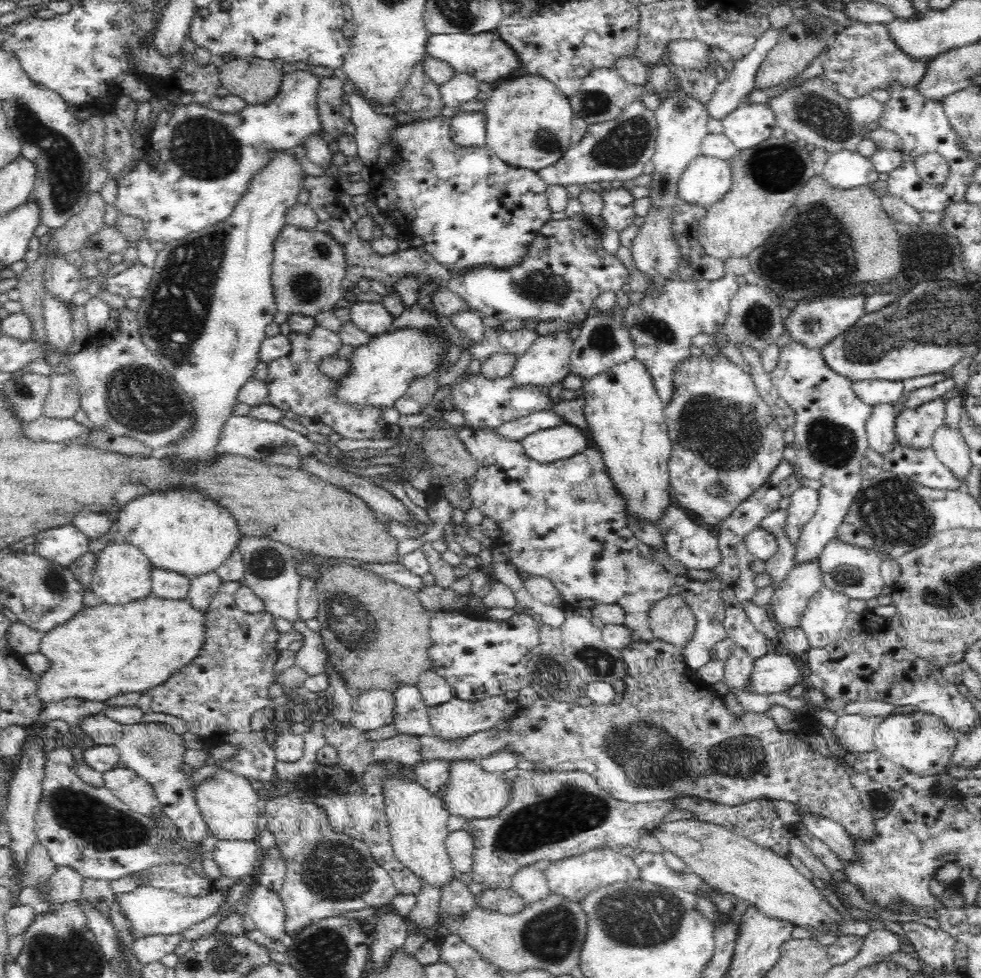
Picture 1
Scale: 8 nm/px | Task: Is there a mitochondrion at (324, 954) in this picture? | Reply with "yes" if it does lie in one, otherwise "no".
yes

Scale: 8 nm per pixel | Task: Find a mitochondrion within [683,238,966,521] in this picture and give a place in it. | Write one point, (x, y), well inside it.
(830, 442)

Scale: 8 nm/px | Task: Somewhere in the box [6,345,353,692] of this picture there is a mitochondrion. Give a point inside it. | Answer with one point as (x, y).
(138, 398)

